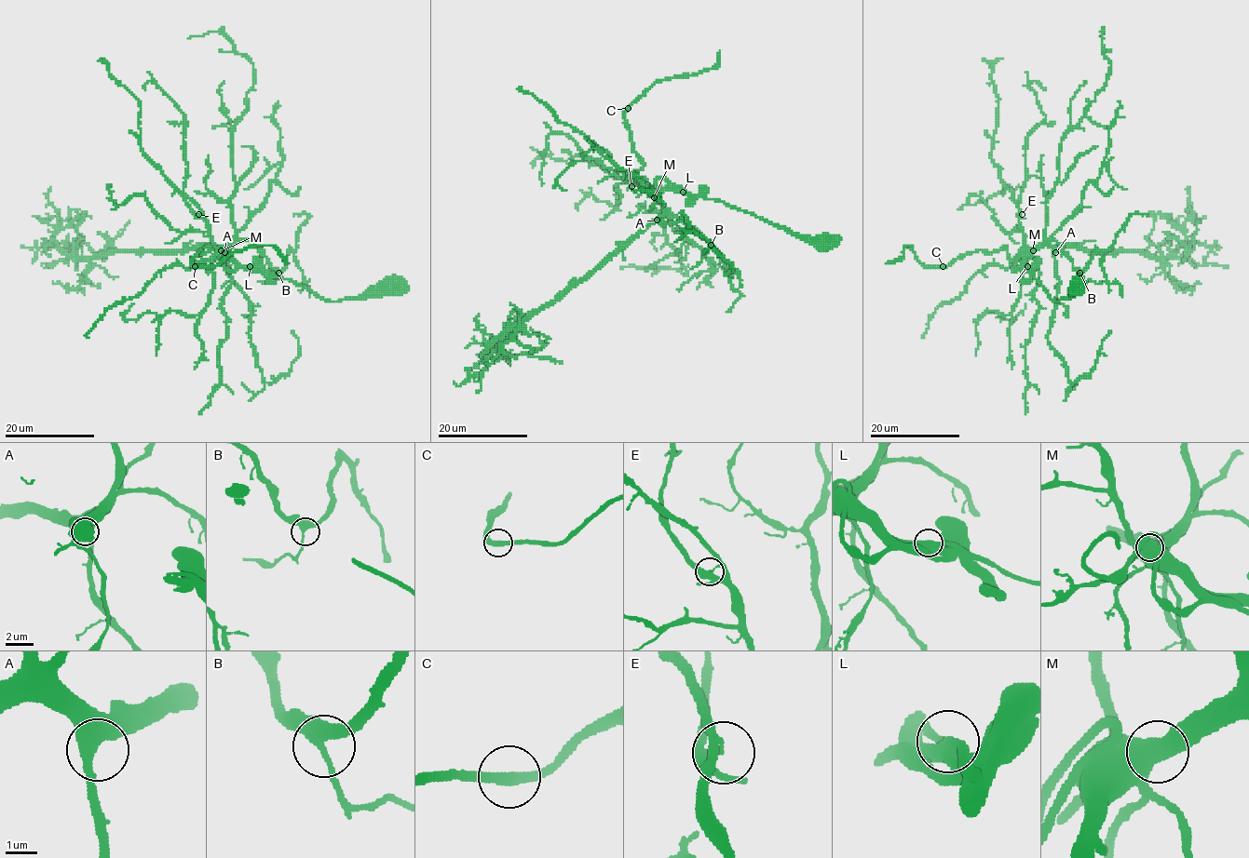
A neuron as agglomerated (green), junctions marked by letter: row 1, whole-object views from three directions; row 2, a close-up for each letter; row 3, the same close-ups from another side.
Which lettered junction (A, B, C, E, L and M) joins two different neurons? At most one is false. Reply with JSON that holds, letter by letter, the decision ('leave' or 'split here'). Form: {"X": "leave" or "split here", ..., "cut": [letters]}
{"A": "leave", "B": "leave", "C": "leave", "E": "leave", "L": "leave", "M": "leave", "cut": []}

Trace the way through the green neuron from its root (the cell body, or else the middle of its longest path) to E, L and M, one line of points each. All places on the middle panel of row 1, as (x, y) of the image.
E: (823, 242), (804, 240), (720, 200), (705, 200), (674, 190), (648, 191), (639, 184), (631, 186)
L: (823, 242), (804, 240), (720, 200), (705, 200), (683, 192)
M: (823, 242), (804, 240), (720, 200), (705, 200), (674, 190), (661, 190), (654, 197)

